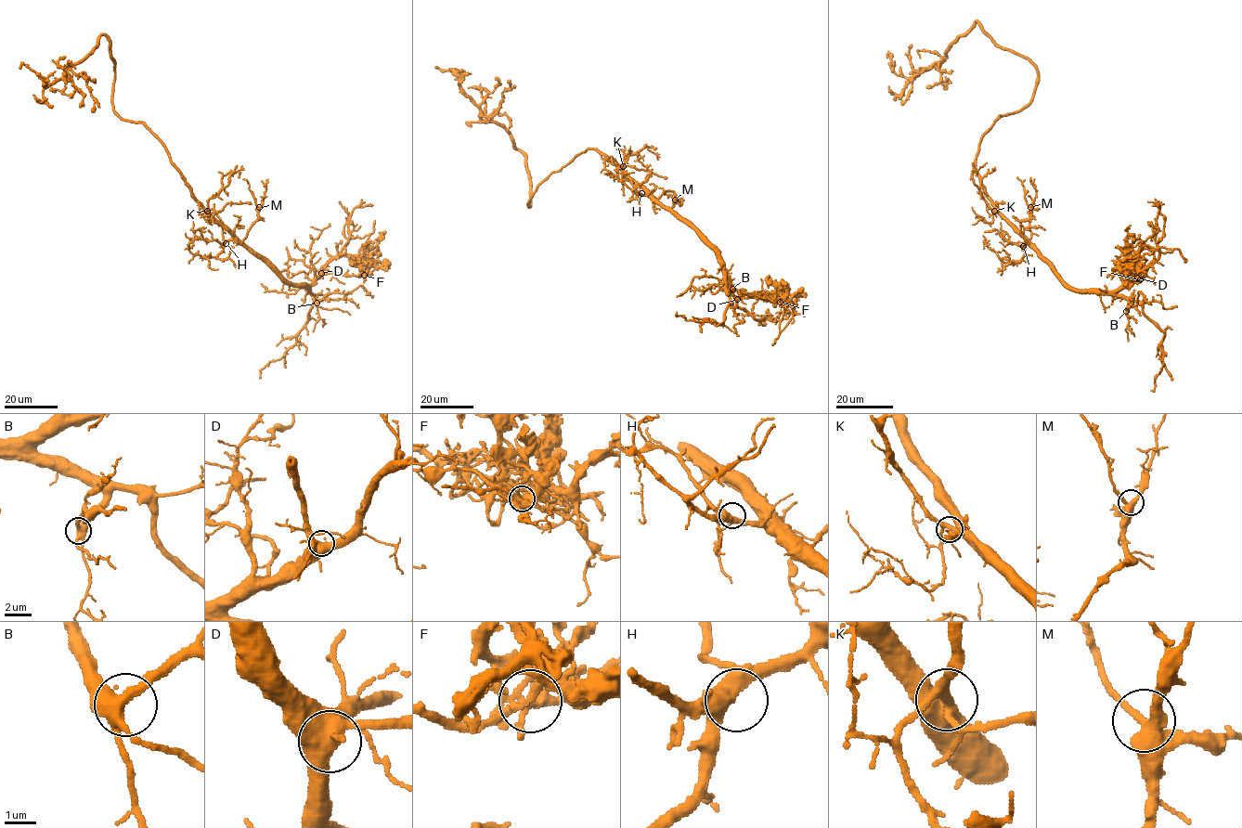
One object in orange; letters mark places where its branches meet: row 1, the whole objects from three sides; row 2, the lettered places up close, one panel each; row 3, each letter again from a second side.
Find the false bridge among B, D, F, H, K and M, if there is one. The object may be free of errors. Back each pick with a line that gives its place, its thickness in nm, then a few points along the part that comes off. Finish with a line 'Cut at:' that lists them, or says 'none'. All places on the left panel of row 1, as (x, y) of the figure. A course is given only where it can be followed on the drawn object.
F: Place: (364, 275). Thickness 360 nm. Course of the part to remove: (365, 275), (360, 265), (368, 245), (364, 244), (356, 258)
Cut at: F

